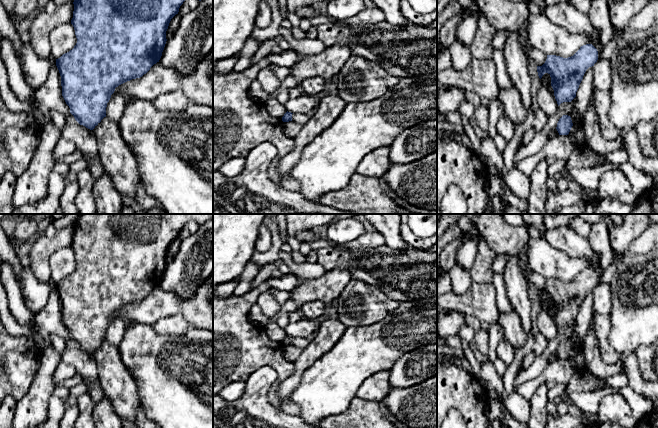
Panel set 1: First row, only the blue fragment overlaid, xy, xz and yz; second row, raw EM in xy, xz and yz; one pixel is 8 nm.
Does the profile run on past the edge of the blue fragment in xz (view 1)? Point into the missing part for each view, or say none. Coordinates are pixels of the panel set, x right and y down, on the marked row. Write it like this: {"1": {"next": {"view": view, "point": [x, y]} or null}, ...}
{"1": {"next": null}}

